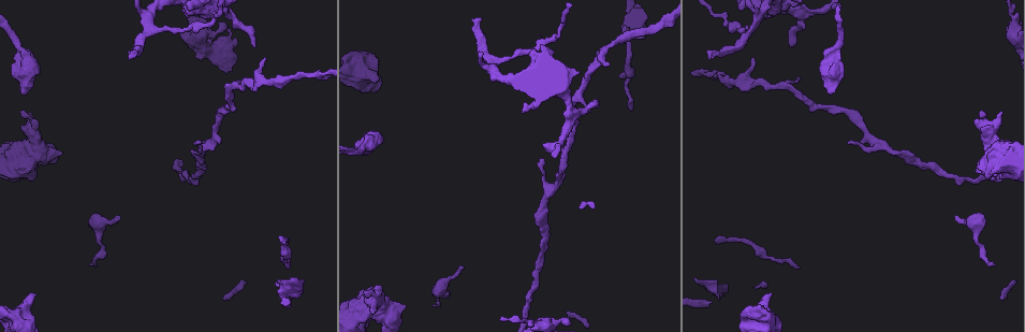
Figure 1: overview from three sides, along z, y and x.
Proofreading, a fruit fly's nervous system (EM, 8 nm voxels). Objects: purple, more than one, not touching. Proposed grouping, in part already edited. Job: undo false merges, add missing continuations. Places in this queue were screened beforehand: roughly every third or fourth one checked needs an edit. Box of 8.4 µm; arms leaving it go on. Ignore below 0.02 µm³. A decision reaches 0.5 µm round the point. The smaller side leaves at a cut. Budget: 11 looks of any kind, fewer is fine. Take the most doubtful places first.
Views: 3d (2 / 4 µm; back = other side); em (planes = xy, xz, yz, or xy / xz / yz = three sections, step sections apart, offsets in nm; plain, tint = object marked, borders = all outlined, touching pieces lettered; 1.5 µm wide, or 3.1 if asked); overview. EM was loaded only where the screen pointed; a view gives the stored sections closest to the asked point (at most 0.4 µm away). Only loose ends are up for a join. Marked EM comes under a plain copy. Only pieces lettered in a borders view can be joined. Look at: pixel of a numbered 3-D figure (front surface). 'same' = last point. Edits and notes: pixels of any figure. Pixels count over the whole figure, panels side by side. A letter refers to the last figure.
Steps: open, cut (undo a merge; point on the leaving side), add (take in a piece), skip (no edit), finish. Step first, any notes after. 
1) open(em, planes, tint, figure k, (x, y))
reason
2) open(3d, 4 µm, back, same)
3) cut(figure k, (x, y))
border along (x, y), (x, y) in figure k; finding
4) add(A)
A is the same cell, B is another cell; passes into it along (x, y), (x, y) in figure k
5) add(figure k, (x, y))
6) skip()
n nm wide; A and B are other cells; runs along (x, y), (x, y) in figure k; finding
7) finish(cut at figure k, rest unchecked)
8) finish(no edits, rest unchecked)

open(em, planes, borders, figure 1, (708, 59))
an open end

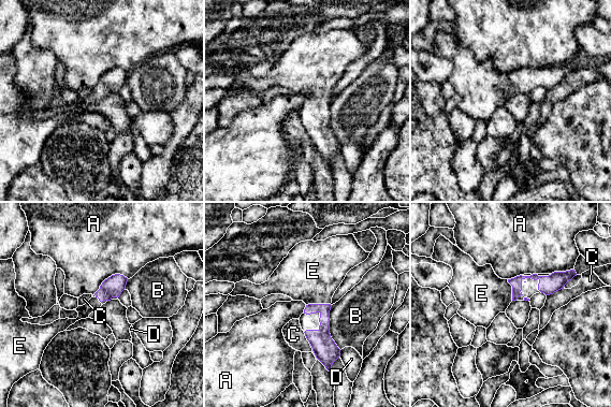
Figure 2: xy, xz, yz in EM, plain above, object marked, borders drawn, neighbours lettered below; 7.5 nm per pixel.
add(E)
C touches over 380 nm; E is the same cell, A, B, C and D are other cells; passes into it along (321, 337), (318, 304), (311, 272) in figure 2; it goes on there

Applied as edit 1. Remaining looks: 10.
open(em, planes, tint, figure 1, (836, 47))
thick turns thin

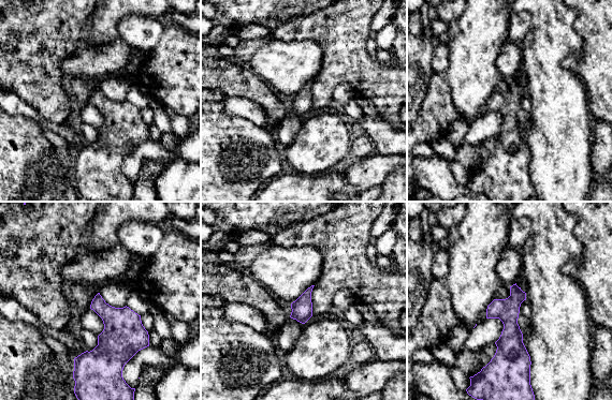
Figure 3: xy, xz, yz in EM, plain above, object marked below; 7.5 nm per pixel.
open(em, planes, borders, same)

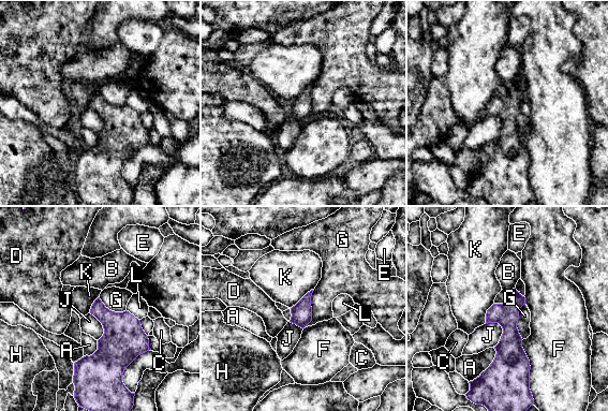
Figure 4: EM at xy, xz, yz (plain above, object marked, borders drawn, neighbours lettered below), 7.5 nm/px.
skip()
150 nm wide; A, B, C, D, E, F, G, H, J, K and L are other cells; border along (314, 290), (311, 320), (304, 327) in figure 4; all the same cell

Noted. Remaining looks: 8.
finish(add at figure 2, rest unchecked)

